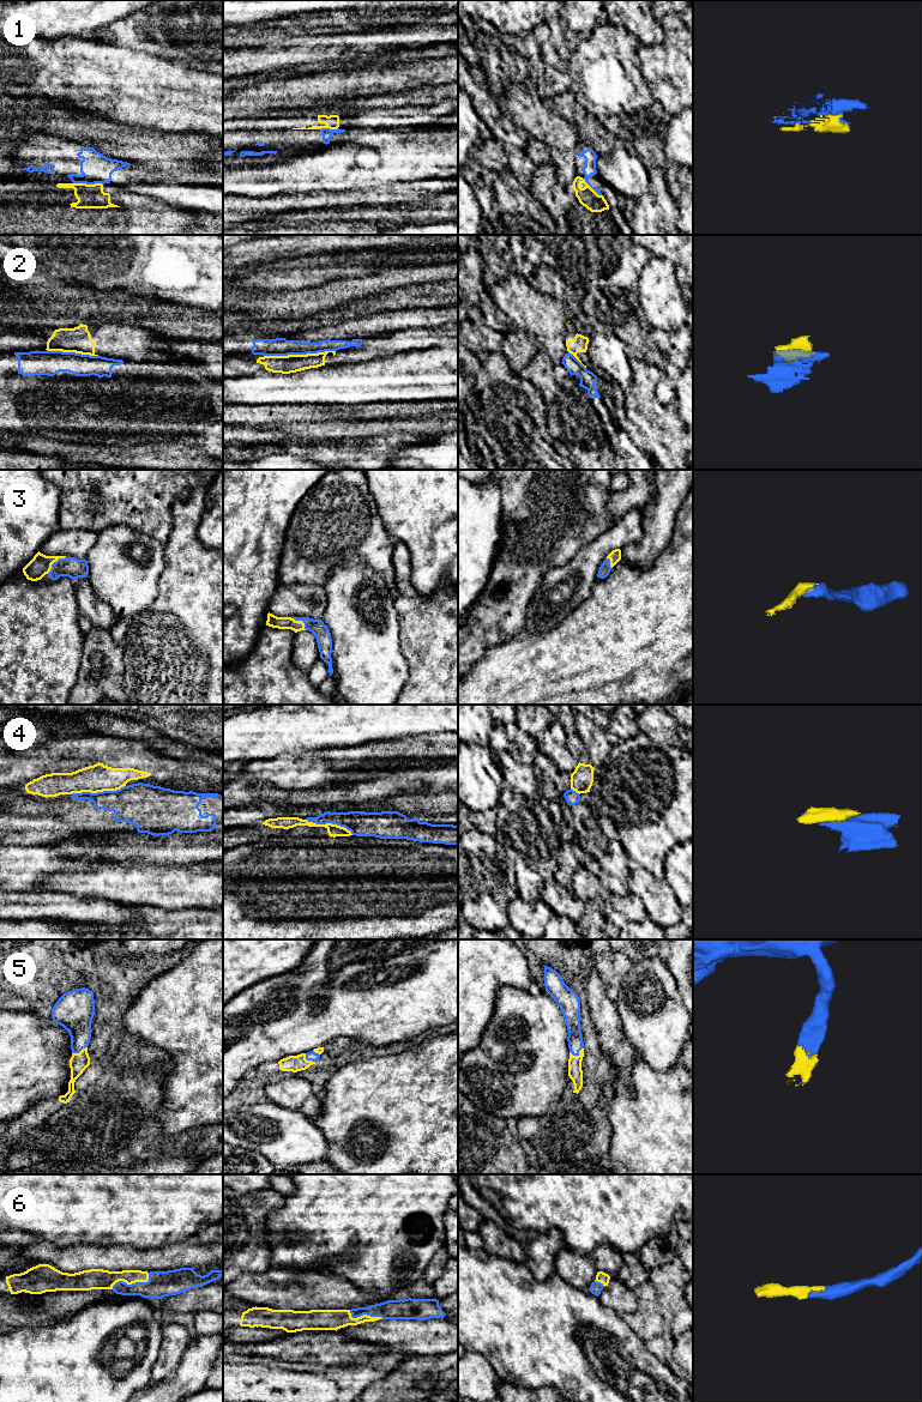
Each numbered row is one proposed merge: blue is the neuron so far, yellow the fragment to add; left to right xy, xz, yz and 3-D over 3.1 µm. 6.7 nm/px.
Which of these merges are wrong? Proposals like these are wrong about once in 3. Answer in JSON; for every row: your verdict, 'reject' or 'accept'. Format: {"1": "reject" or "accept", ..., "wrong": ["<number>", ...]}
{"1": "reject", "2": "reject", "3": "accept", "4": "reject", "5": "accept", "6": "accept", "wrong": ["1", "2", "4"]}

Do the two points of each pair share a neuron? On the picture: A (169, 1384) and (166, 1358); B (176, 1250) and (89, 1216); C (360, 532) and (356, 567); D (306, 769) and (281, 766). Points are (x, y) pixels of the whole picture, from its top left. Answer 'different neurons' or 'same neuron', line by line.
A: different neurons
B: different neurons
C: different neurons
D: same neuron

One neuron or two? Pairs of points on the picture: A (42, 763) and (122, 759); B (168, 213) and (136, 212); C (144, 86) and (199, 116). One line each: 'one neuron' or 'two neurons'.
A: two neurons
B: one neuron
C: one neuron

